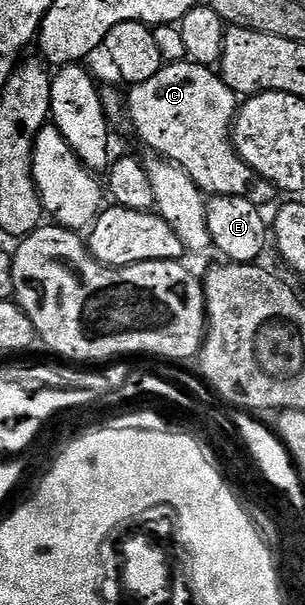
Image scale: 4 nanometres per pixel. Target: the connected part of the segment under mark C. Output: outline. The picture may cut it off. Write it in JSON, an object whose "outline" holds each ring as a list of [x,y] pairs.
{"outline":[[[190,60],[164,65],[153,80],[136,82],[130,87],[131,95],[125,98],[125,110],[131,114],[131,126],[135,134],[148,146],[148,151],[174,162],[191,177],[200,191],[207,196],[233,196],[244,198],[260,208],[277,197],[273,183],[245,164],[233,141],[233,119],[237,113],[237,95],[225,85],[222,77],[210,66],[200,66]]]}

